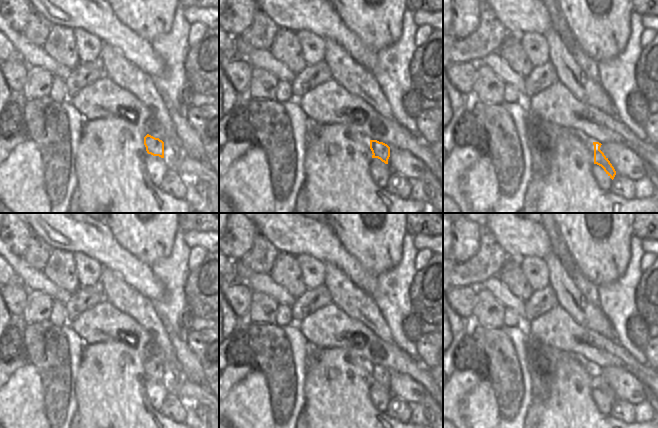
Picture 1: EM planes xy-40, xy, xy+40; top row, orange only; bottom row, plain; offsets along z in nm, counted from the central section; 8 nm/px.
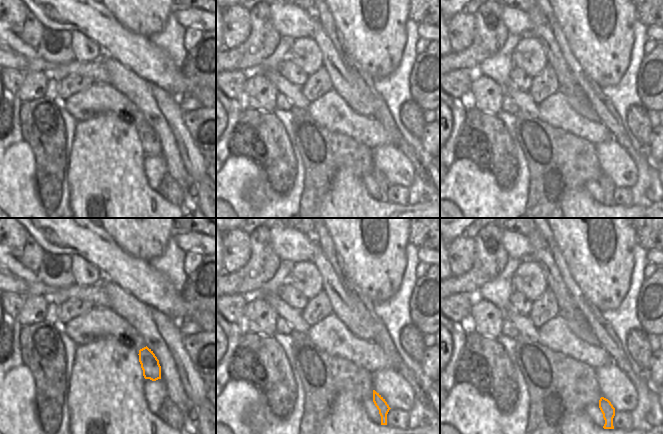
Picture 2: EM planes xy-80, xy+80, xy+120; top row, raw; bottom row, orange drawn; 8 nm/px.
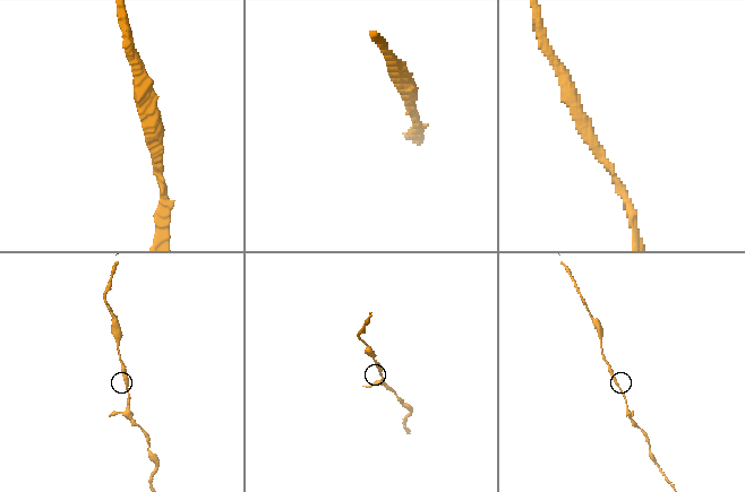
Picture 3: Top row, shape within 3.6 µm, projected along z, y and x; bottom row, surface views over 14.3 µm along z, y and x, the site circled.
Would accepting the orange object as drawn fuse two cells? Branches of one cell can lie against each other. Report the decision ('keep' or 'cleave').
keep

